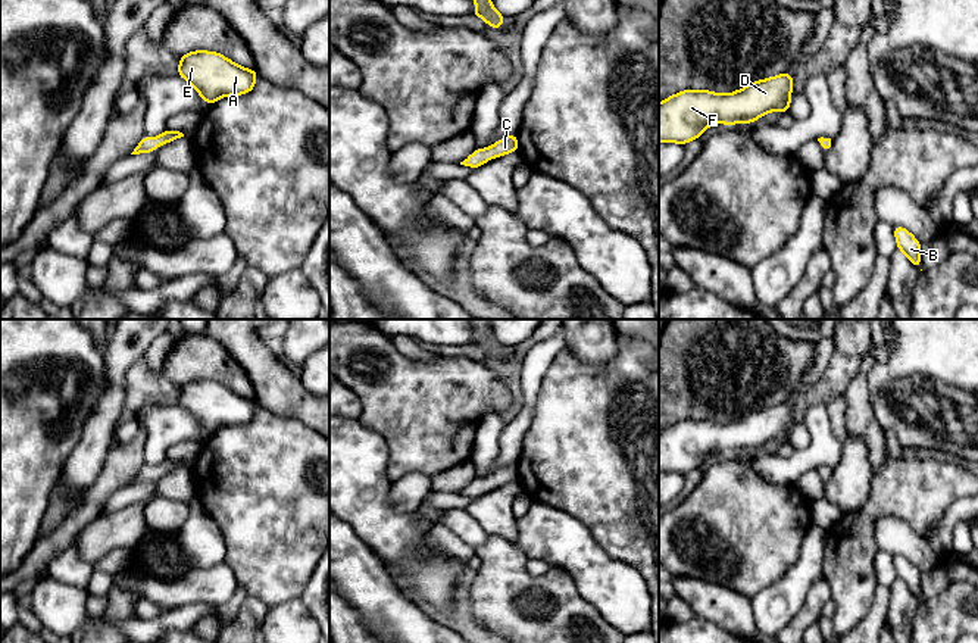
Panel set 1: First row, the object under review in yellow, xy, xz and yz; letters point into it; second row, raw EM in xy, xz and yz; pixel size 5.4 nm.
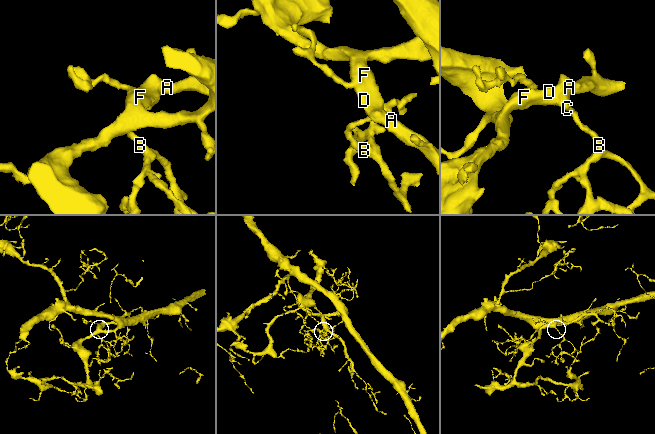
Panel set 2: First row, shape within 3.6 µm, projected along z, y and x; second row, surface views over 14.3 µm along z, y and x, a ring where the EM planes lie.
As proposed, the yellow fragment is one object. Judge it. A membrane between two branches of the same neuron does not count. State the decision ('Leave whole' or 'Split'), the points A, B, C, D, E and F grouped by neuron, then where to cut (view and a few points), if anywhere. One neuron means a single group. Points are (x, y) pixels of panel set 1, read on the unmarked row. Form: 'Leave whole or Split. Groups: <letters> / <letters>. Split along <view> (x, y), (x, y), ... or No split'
Leave whole. Groups: A B C D E F. No split

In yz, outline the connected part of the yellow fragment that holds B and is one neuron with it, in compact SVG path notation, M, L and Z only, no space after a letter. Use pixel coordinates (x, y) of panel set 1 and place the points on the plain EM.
M900 555L894 556L894 566L899 580L909 587L915 597L921 599L921 572L910 564L910 561Z

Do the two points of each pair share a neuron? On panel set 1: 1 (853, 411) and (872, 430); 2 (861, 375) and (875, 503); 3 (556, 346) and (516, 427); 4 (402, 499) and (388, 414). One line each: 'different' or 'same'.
1: same
2: different
3: same
4: different

